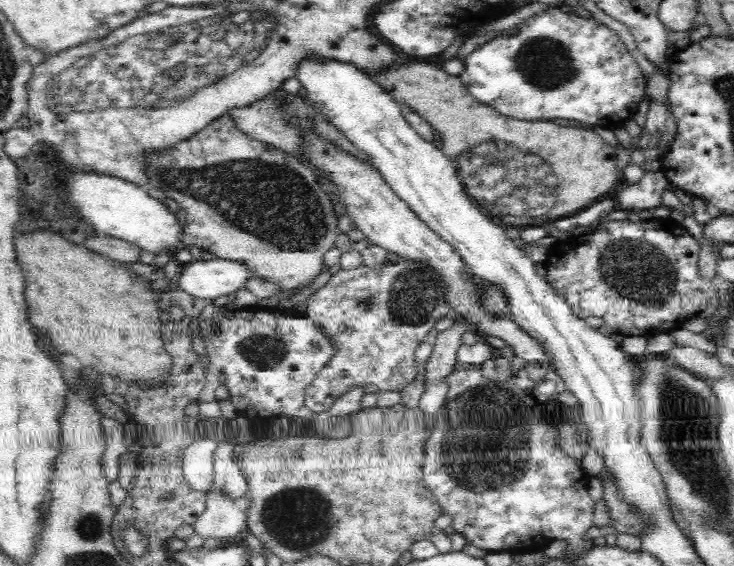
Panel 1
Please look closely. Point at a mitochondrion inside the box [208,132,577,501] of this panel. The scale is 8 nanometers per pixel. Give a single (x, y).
(500, 174)

